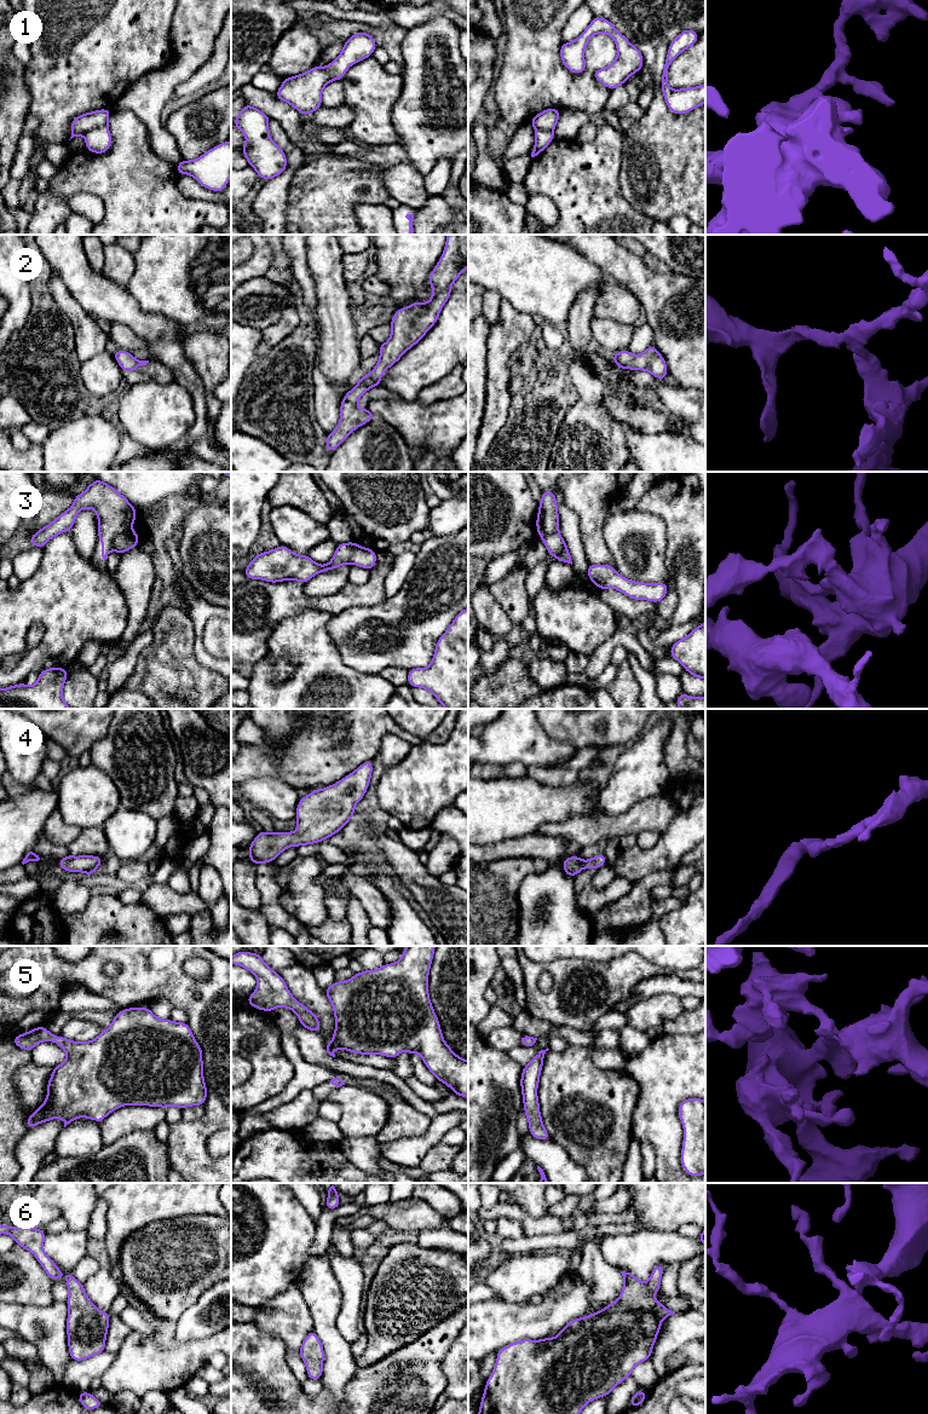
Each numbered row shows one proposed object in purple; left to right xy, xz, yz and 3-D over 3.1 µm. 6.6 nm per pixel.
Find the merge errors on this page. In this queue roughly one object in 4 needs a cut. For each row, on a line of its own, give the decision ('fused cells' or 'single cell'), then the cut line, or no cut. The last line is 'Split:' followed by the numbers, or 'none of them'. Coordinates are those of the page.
1: fused cells; cut in xy along (107, 125), (91, 128), (85, 134)
2: single cell; no cut
3: fused cells; cut in xy along (130, 530), (119, 534), (111, 547)
4: single cell; no cut
5: single cell; no cut
6: single cell; no cut
Split: 1, 3

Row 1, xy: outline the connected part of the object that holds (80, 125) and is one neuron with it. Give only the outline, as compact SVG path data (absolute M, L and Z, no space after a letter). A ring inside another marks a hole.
M100 109L74 117L71 121L70 139L83 135L91 129L108 126L110 112L111 109Z

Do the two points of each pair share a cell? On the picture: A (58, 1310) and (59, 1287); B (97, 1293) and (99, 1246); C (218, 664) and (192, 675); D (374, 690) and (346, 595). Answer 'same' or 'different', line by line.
A: different
B: same
C: different
D: different

